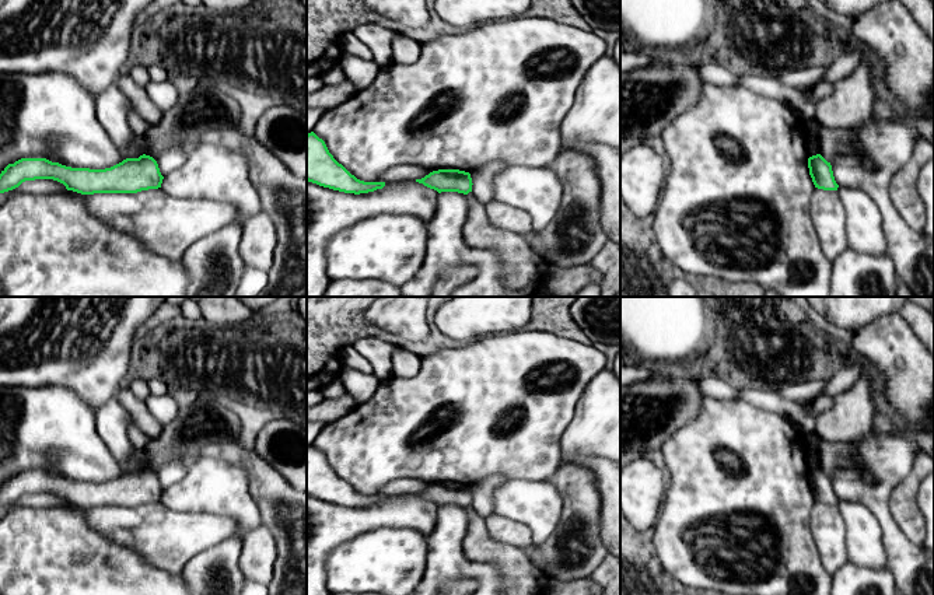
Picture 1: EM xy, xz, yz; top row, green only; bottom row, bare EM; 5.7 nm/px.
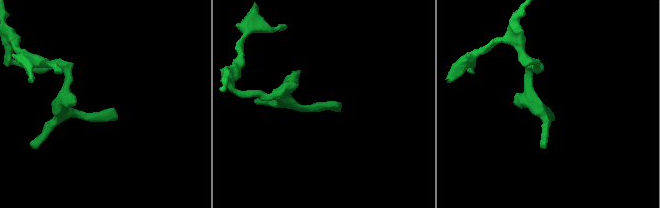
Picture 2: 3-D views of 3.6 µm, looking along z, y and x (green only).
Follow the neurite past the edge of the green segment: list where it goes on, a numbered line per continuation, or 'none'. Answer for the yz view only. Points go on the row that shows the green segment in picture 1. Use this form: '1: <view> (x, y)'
none

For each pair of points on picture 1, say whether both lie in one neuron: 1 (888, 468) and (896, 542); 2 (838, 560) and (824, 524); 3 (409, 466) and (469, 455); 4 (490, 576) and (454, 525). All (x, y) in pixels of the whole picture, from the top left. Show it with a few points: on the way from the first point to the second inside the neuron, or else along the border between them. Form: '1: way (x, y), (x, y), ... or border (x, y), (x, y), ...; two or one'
1: way (884, 486), (882, 515), (888, 524); one
2: way (833, 552), (829, 532); one
3: way (424, 455), (454, 455); one
4: way (475, 569), (471, 569), (454, 552), (454, 541); one

